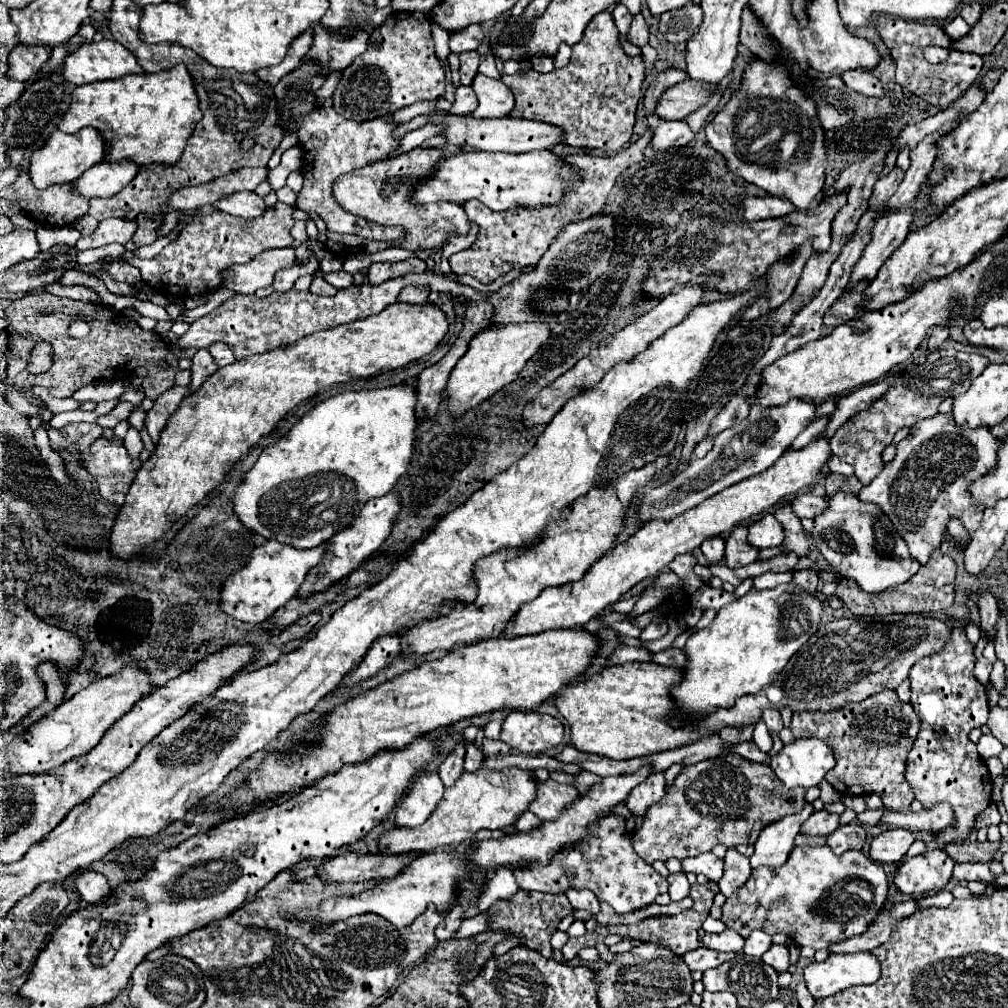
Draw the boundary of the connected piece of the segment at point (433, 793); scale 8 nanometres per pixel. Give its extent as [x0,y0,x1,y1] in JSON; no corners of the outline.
[395,773,443,827]

